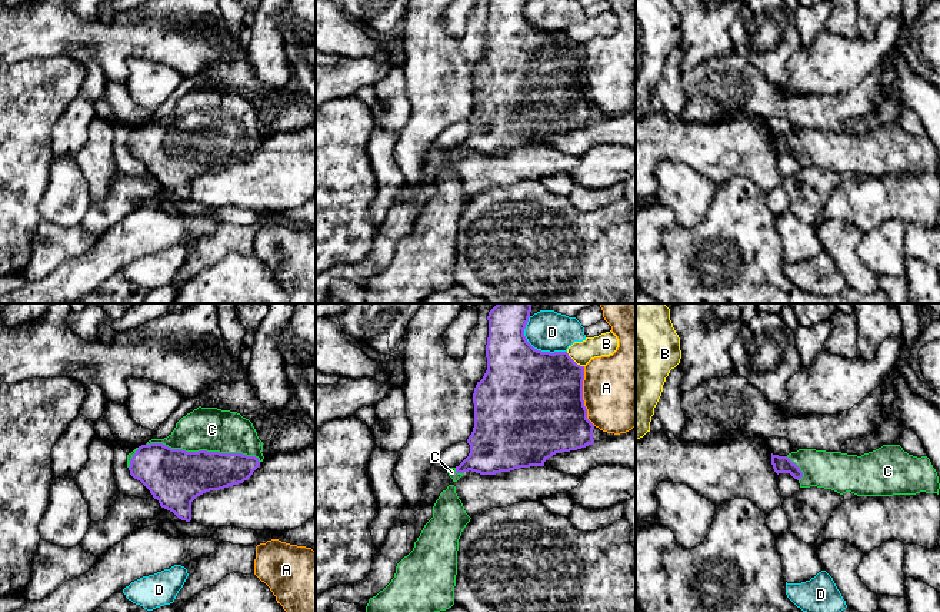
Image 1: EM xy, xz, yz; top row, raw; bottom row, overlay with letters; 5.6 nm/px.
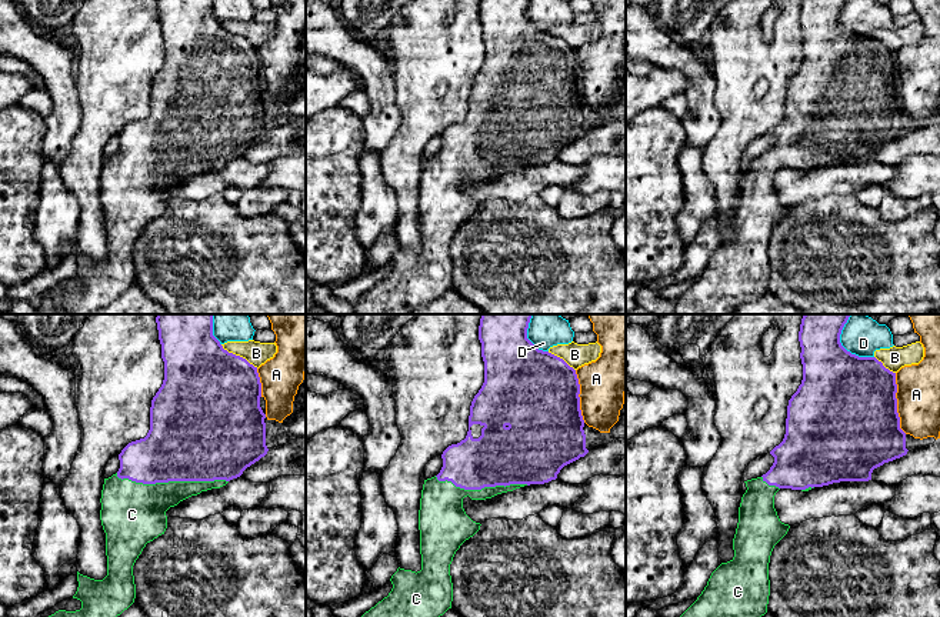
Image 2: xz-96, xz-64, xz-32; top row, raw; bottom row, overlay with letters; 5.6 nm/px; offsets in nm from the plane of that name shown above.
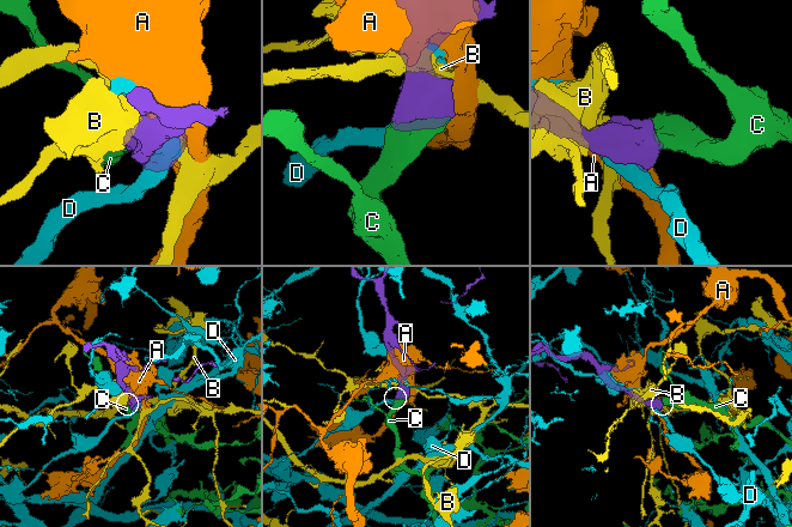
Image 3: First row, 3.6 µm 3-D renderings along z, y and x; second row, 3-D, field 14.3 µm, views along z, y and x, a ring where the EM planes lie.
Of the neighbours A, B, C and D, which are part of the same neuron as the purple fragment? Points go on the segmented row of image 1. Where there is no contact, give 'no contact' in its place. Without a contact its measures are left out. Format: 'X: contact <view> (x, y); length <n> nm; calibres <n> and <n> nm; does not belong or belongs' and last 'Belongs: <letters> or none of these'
A: contact xz (582, 396); length 340 nm; calibres 500 and 440 nm; does not belong
B: contact xz (573, 361); length 130 nm; calibres 460 and 130 nm; does not belong
C: contact xy (203, 451); length 650 nm; calibres 320 and 240 nm; belongs
D: contact xz (536, 349); length 300 nm; calibres 500 and 240 nm; does not belong
Belongs: C

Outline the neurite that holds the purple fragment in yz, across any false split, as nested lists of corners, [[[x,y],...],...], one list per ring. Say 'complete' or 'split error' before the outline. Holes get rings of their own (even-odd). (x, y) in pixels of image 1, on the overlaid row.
split error; [[[883,445],[861,456],[799,449],[787,456],[771,453],[774,472],[790,473],[800,488],[824,488],[857,496],[937,493],[939,476],[927,456],[913,456],[900,445]]]

